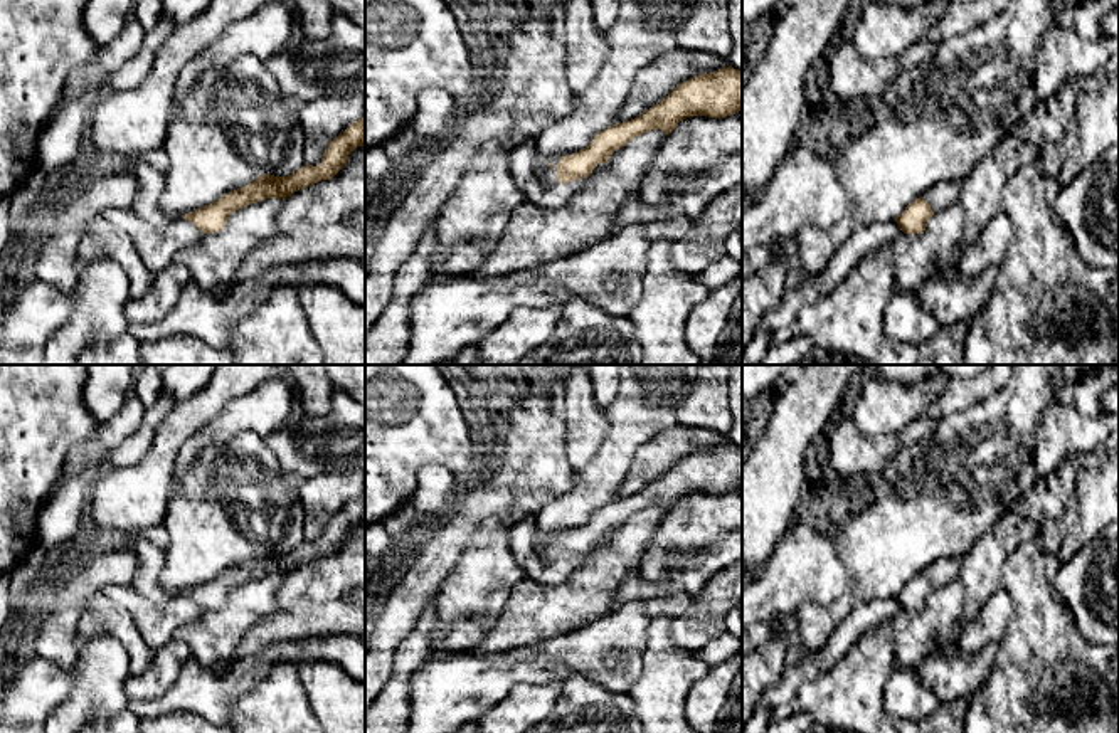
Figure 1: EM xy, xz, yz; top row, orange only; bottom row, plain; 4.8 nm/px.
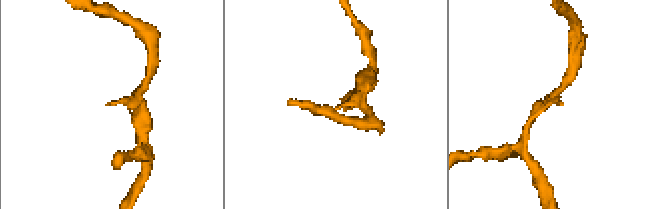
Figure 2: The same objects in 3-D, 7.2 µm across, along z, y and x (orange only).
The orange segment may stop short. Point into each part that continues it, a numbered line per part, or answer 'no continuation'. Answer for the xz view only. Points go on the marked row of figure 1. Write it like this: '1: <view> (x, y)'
1: xz (534, 177)

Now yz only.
1: yz (941, 195)

